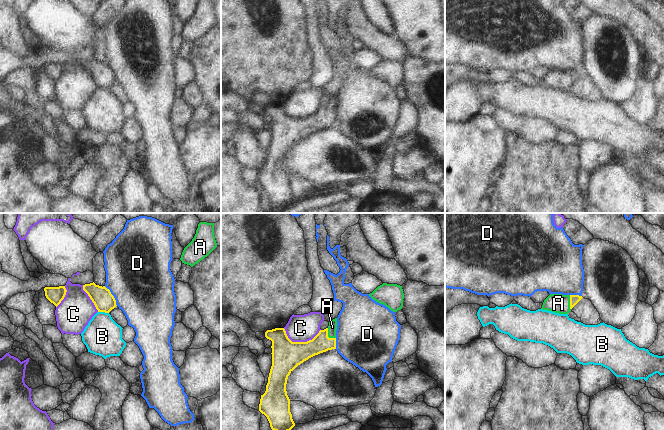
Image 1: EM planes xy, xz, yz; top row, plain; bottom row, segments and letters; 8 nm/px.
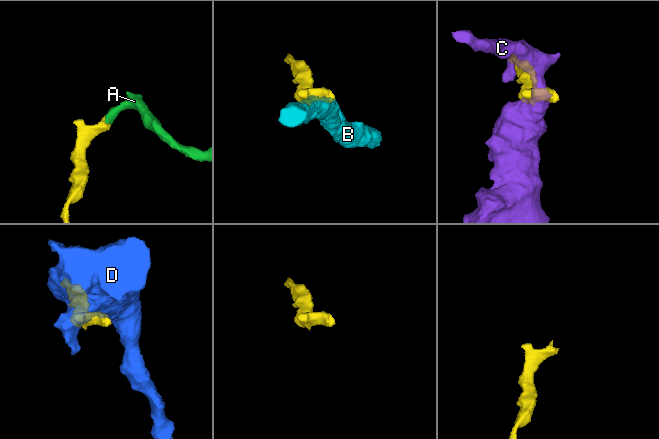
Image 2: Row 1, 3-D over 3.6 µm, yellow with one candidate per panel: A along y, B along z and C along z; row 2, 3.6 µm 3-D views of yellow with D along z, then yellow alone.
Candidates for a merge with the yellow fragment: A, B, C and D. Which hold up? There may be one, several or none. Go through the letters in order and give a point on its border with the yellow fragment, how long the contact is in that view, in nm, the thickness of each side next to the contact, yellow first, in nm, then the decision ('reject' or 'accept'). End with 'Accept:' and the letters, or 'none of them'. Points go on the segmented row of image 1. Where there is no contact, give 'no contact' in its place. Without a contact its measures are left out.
A: xz (327, 336) | 110 nm | 160/70 nm | accept
B: xy (103, 311) | 90 nm | 170/300 nm | reject
C: xz (300, 342) | 300 nm | 240/220 nm | reject
D: xy (112, 295) | 190 nm | 170/500 nm | reject
Accept: A

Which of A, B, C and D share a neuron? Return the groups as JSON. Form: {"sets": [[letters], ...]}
{"sets": [["A"], ["B"], ["C"], ["D"]]}

